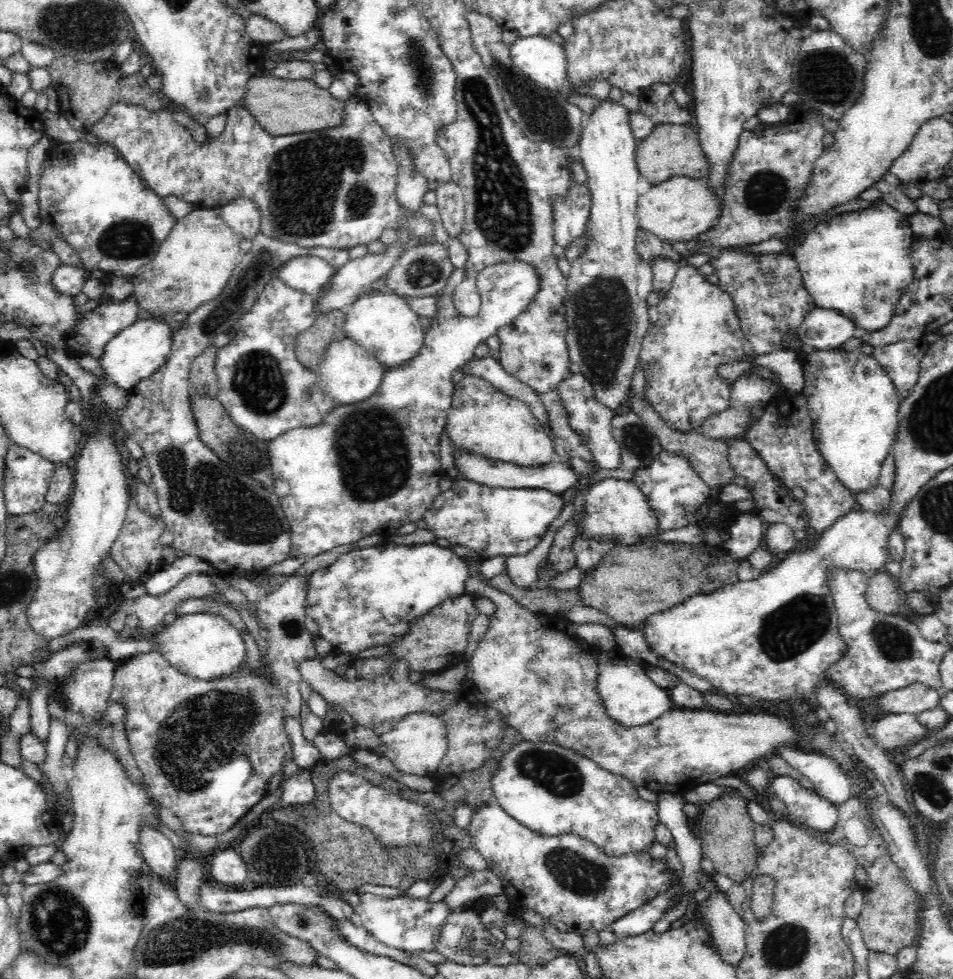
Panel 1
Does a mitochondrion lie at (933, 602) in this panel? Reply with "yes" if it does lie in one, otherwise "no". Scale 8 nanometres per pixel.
no

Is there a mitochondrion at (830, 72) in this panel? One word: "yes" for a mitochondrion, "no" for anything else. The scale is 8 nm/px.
yes

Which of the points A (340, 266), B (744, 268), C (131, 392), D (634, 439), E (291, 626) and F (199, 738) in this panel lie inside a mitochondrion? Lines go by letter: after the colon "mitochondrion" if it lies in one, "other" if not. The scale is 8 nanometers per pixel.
A: other
B: mitochondrion
C: other
D: mitochondrion
E: mitochondrion
F: mitochondrion

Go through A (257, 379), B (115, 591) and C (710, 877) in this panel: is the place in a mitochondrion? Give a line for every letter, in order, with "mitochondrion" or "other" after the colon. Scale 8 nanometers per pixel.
A: mitochondrion
B: other
C: other

